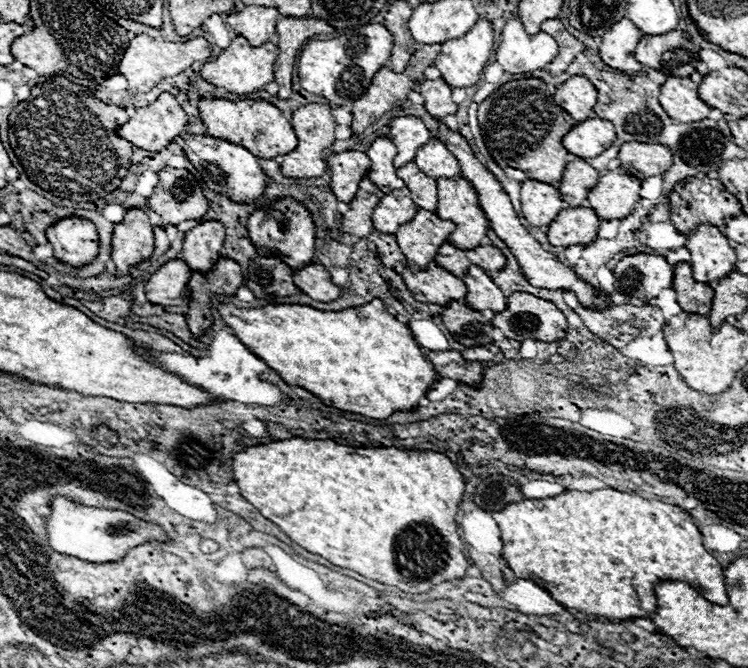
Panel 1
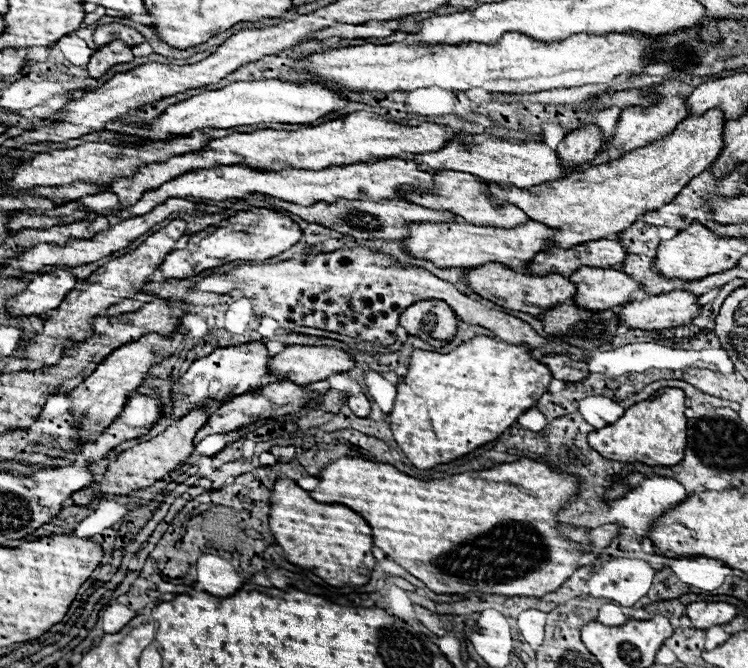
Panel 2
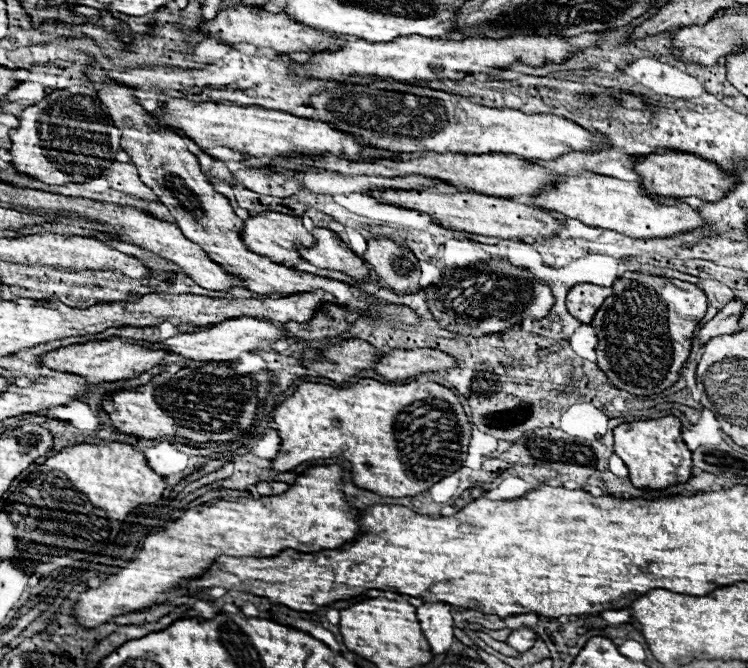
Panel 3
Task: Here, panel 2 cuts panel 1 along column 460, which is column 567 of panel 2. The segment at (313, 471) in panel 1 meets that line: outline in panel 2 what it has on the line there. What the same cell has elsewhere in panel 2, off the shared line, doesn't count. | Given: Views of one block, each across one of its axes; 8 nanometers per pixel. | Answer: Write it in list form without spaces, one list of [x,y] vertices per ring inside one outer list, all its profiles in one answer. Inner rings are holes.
[[[342,456],[336,462],[326,464],[318,474],[318,480],[318,486],[310,492],[316,502],[344,504],[360,514],[372,528],[374,544],[436,594],[486,592],[540,598],[560,588],[560,584],[564,584],[576,570],[576,564],[584,554],[580,552],[580,546],[558,534],[556,522],[556,514],[578,492],[576,478],[528,458],[512,464],[498,464],[490,470],[422,482],[402,474],[390,464]]]

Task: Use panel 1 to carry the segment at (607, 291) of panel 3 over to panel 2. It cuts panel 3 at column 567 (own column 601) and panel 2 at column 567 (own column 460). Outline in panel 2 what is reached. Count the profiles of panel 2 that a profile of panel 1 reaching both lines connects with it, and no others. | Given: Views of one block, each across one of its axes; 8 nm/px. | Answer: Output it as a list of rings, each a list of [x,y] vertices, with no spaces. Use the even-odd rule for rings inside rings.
[[[590,124],[586,128],[580,128],[568,134],[558,144],[556,154],[560,158],[560,164],[568,166],[568,170],[572,168],[570,172],[574,172],[574,170],[582,170],[584,164],[590,164],[602,144],[604,144],[604,136],[600,128]]]

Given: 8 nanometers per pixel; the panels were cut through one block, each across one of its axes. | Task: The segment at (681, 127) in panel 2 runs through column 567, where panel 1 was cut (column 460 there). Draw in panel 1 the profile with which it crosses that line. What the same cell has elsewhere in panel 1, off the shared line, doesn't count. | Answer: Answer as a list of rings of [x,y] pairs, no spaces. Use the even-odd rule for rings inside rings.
[[[438,178],[438,218],[452,220],[456,232],[448,238],[456,248],[476,248],[482,244],[490,220],[480,208],[480,200],[472,184],[462,178]]]

